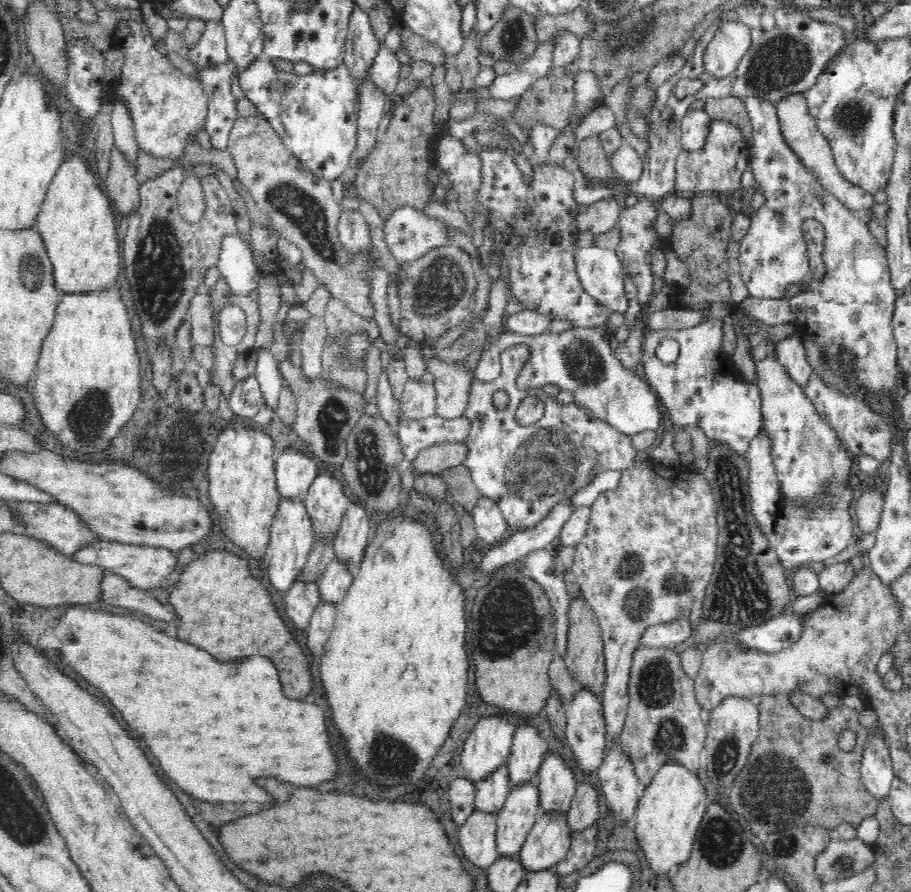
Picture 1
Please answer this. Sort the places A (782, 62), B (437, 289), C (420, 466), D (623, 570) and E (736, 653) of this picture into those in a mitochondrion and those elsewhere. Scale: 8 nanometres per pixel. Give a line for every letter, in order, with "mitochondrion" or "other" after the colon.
A: mitochondrion
B: mitochondrion
C: other
D: mitochondrion
E: other

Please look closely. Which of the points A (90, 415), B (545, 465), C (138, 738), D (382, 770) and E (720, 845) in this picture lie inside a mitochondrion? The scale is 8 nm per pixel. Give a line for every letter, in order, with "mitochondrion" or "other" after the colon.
A: mitochondrion
B: mitochondrion
C: other
D: mitochondrion
E: mitochondrion

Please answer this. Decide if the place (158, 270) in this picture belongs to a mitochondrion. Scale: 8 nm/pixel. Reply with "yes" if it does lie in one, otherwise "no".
yes

